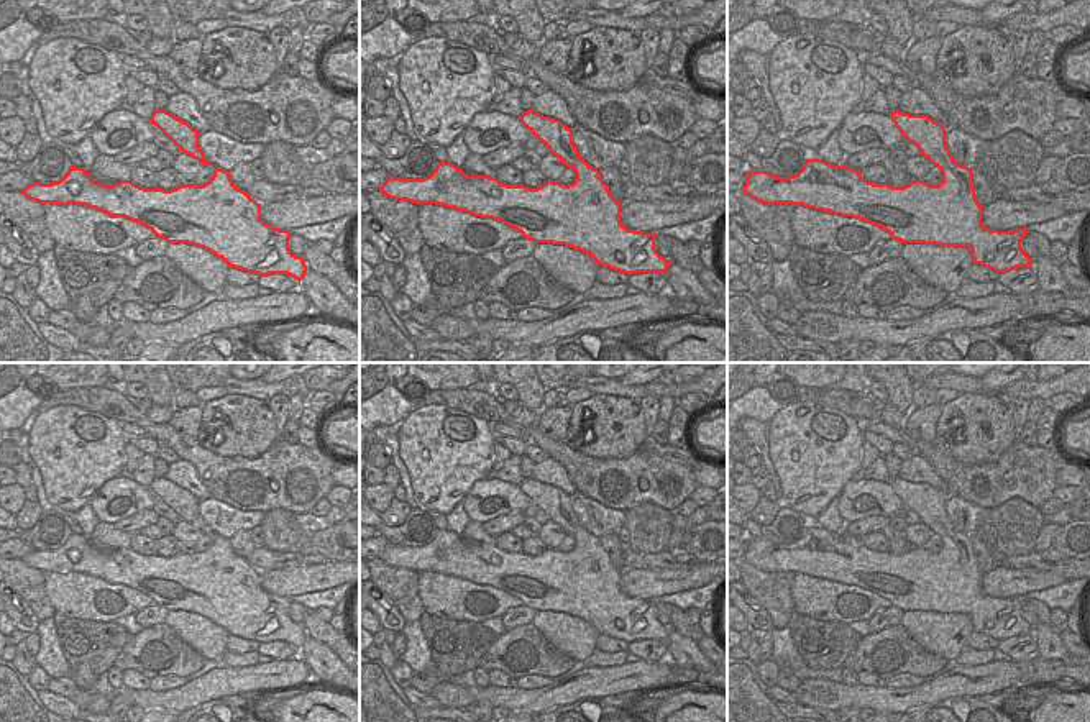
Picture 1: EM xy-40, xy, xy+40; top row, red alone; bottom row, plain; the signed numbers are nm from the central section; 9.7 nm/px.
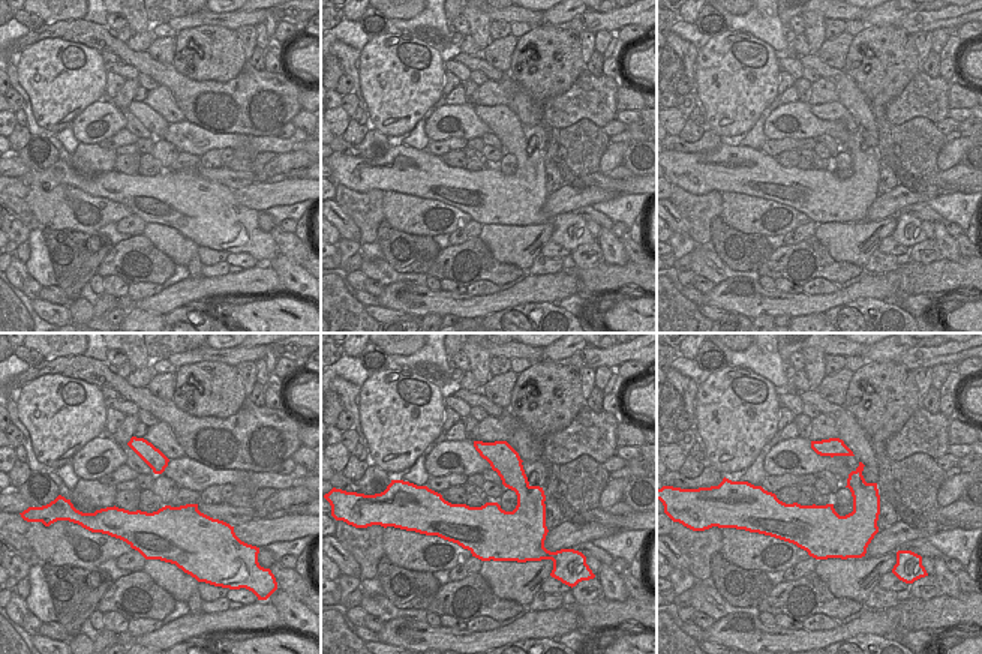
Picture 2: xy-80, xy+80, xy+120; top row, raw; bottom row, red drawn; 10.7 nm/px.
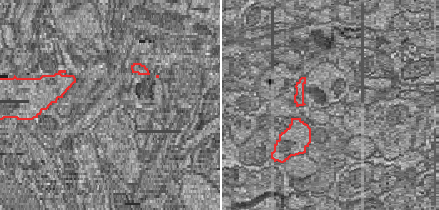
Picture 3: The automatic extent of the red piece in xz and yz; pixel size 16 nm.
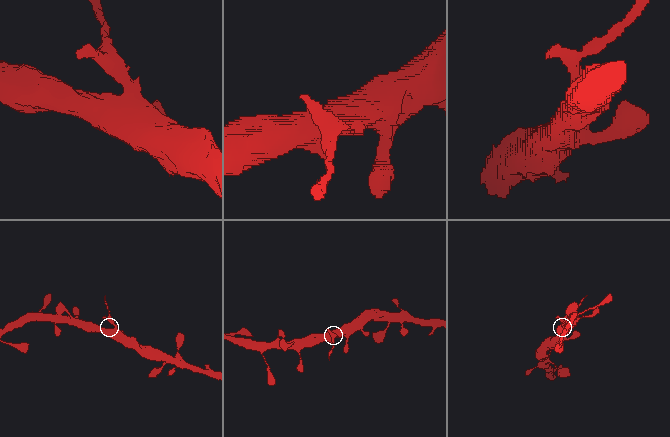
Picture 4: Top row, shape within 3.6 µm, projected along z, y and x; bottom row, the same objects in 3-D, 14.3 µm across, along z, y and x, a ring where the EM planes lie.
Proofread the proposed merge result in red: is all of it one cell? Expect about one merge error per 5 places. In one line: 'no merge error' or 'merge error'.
merge error

